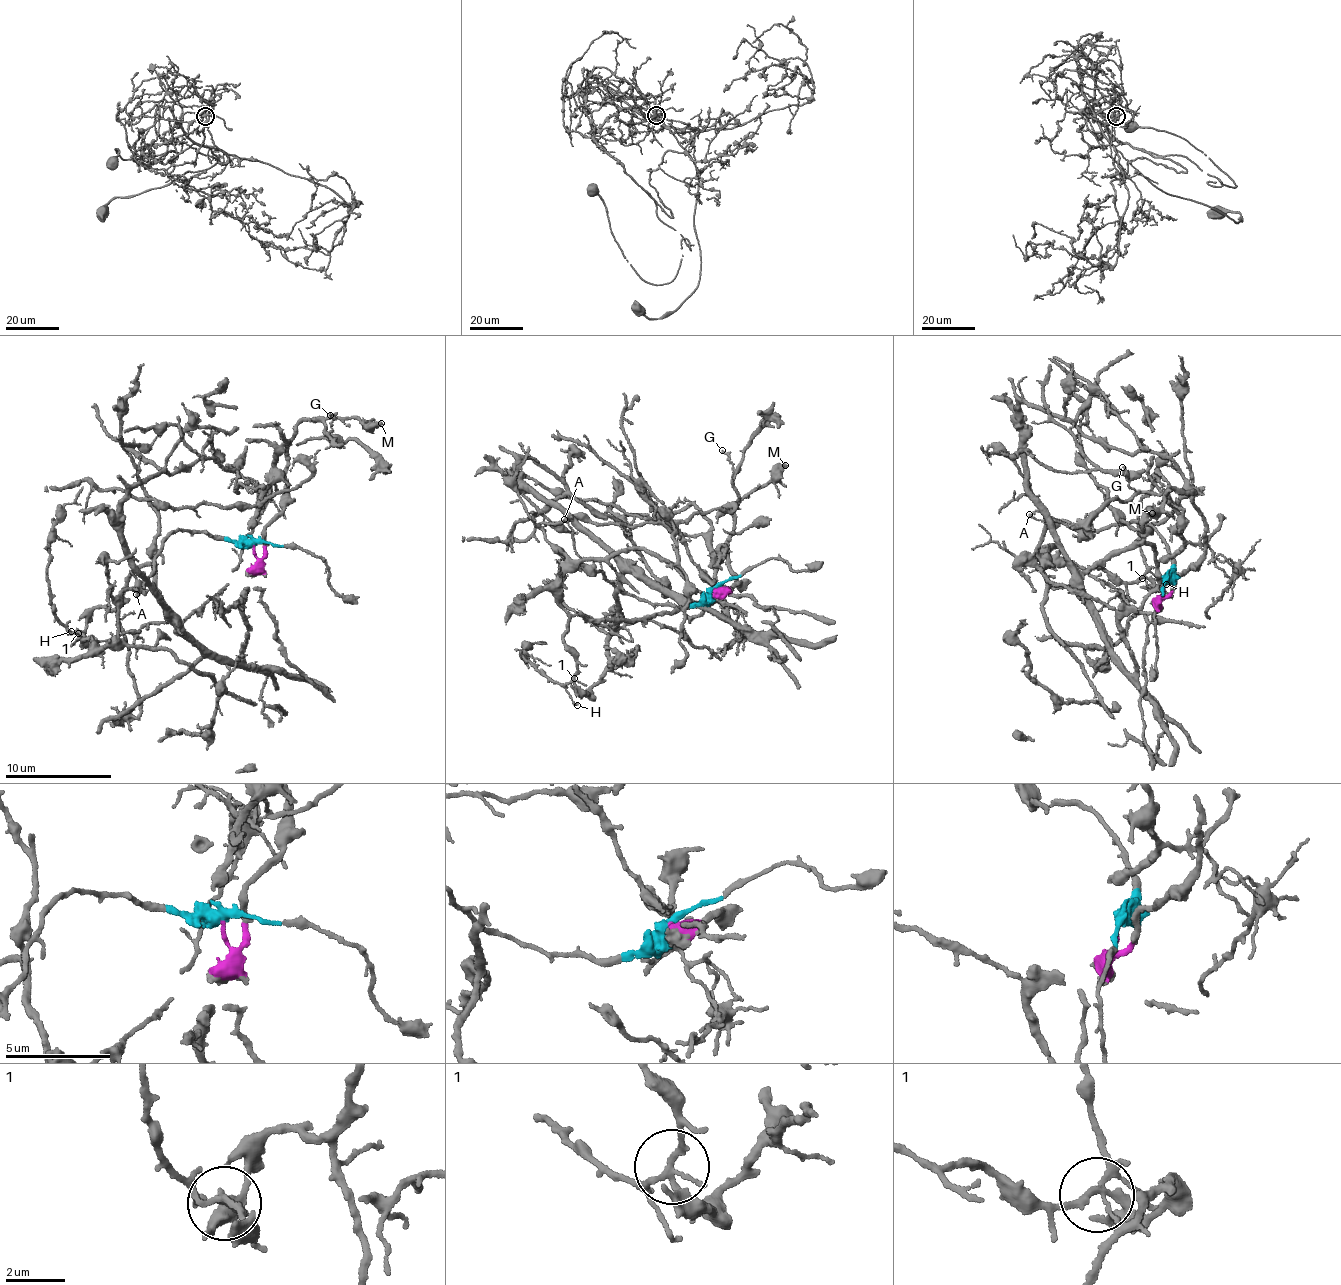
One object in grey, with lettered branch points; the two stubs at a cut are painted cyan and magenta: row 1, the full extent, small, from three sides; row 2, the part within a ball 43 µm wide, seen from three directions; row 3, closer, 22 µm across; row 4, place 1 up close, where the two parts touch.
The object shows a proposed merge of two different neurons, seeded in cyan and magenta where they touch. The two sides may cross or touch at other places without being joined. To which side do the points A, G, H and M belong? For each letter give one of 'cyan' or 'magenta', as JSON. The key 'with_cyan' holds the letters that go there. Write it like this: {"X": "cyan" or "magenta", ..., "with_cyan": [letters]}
{"A": "cyan", "G": "magenta", "H": "cyan", "M": "magenta", "with_cyan": ["A", "H"]}

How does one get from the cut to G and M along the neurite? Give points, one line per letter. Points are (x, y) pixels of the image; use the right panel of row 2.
G: (1165, 582), (1162, 598), (1205, 547), (1206, 520), (1190, 491), (1140, 493), (1122, 466)
M: (1165, 582), (1162, 598), (1203, 554), (1206, 520), (1195, 493), (1168, 489), (1152, 514)

